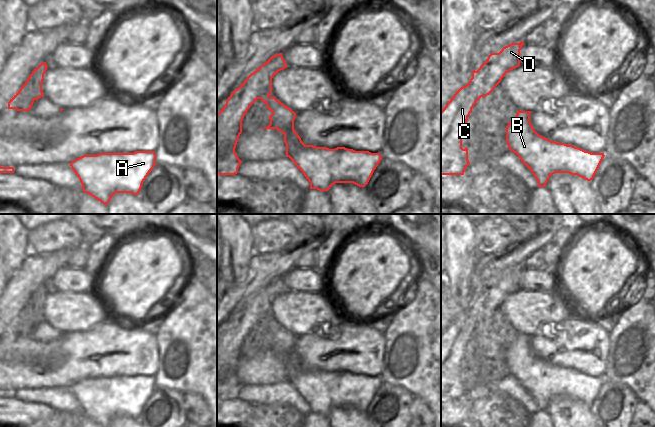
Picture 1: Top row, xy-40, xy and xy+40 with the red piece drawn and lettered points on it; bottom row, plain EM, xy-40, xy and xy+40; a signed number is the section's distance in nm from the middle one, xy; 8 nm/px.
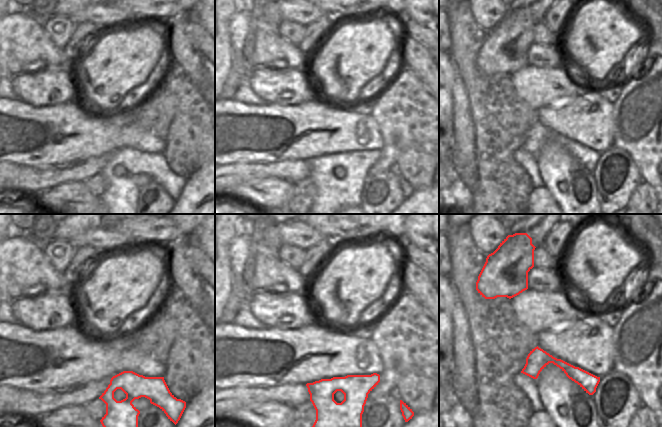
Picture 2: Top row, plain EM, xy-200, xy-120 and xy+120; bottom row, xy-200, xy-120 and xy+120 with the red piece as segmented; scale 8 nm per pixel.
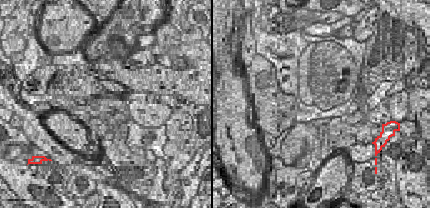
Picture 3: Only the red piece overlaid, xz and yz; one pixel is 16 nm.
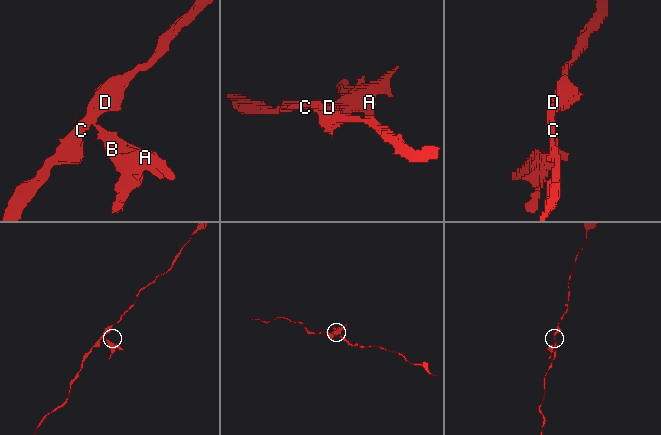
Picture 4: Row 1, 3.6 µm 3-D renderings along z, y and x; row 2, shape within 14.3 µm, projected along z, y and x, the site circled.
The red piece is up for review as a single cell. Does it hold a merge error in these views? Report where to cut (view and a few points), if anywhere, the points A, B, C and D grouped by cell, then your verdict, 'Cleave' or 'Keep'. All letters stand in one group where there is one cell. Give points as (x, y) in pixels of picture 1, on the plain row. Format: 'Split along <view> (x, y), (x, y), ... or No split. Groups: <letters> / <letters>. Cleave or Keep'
Split along xy (270, 321), (266, 327). Groups: A B / C D. Cleave.

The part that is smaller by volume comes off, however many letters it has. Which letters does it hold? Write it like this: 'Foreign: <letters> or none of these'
Foreign: A, B

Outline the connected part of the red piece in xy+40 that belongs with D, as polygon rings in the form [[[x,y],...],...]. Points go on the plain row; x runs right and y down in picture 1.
[[[522,265],[511,267],[499,277],[491,277],[480,292],[472,295],[472,302],[467,309],[456,315],[454,320],[441,334],[441,399],[464,399],[468,384],[468,372],[462,372],[462,358],[472,336],[472,332],[481,322],[489,319],[511,294],[520,290],[520,274],[525,269]]]

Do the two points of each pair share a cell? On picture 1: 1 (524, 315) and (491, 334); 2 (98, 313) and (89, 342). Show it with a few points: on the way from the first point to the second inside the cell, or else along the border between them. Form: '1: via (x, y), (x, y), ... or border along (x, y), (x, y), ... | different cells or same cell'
1: border along (499, 307), (503, 316), (518, 333) | different cells
2: border along (118, 319), (112, 324), (101, 321), (73, 332) | different cells

